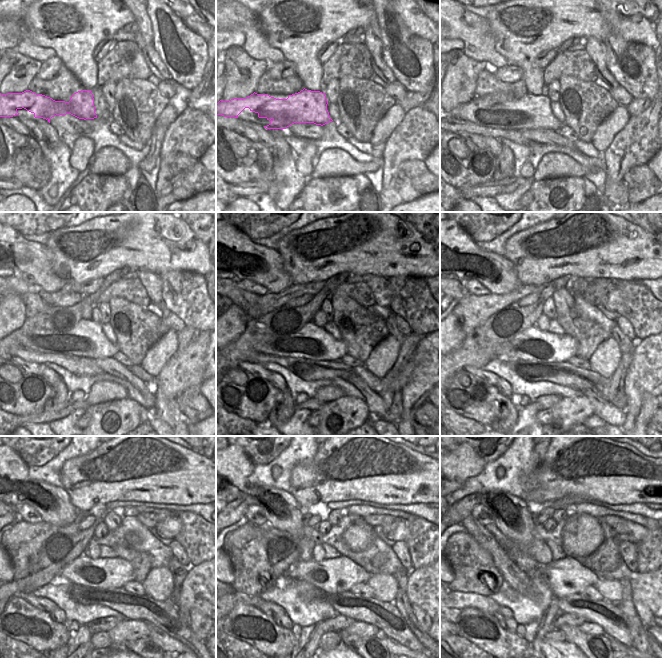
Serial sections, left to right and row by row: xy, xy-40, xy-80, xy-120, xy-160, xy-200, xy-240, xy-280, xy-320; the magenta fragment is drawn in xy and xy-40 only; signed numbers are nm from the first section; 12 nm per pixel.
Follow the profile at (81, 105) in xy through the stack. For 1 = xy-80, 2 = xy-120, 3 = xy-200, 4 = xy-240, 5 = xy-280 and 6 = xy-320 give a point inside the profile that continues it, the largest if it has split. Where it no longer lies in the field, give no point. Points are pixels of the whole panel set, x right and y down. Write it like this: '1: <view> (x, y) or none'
1: xy-80 (532, 112)
2: xy-120 (87, 340)
3: xy-200 (533, 344)
4: xy-240 (104, 573)
5: xy-280 (336, 575)
6: xy-320 (567, 576)

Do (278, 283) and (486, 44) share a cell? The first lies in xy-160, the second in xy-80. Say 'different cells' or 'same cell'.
same cell

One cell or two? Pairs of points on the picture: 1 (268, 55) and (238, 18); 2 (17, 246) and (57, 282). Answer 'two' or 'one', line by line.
1: one
2: one

